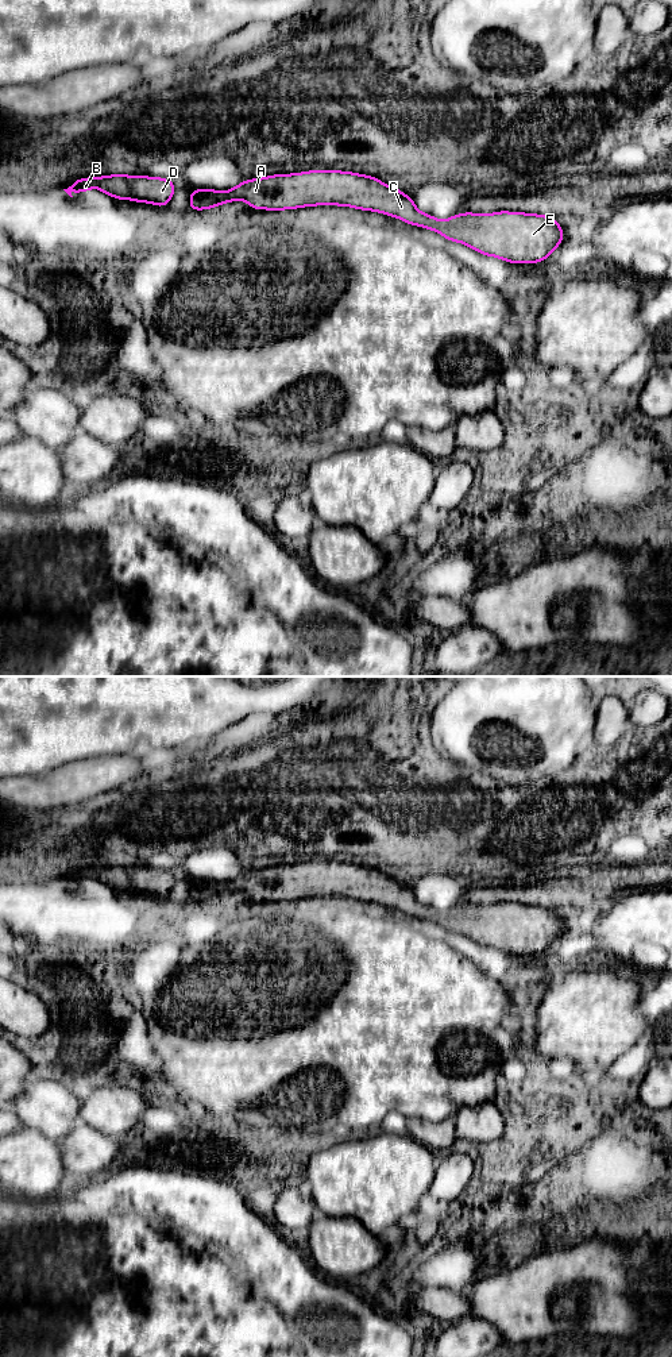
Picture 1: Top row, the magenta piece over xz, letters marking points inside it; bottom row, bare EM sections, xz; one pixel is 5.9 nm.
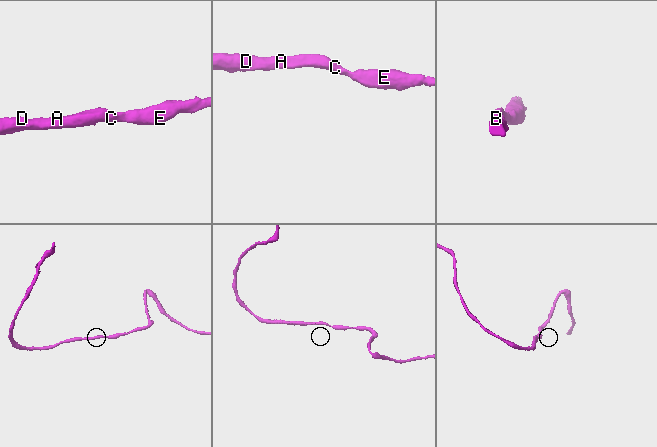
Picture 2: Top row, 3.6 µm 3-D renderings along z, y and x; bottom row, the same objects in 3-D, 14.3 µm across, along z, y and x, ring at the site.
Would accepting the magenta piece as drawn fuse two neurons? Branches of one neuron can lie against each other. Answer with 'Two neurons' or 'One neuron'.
One neuron

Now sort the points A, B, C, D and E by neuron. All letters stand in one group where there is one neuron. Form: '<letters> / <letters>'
A B C D E

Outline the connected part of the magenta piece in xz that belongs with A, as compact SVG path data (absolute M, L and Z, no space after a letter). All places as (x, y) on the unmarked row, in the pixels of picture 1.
M310 861L246 871L227 882L194 880L189 899L209 901L244 891L252 901L296 901L313 897L345 897L375 902L405 914L433 921L451 933L510 955L537 955L563 933L553 907L521 903L479 906L464 903L439 911L420 903L413 890L378 870L339 861Z

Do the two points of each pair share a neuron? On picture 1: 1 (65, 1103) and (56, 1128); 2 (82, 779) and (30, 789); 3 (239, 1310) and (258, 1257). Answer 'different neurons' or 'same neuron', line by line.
1: same neuron
2: same neuron
3: same neuron

